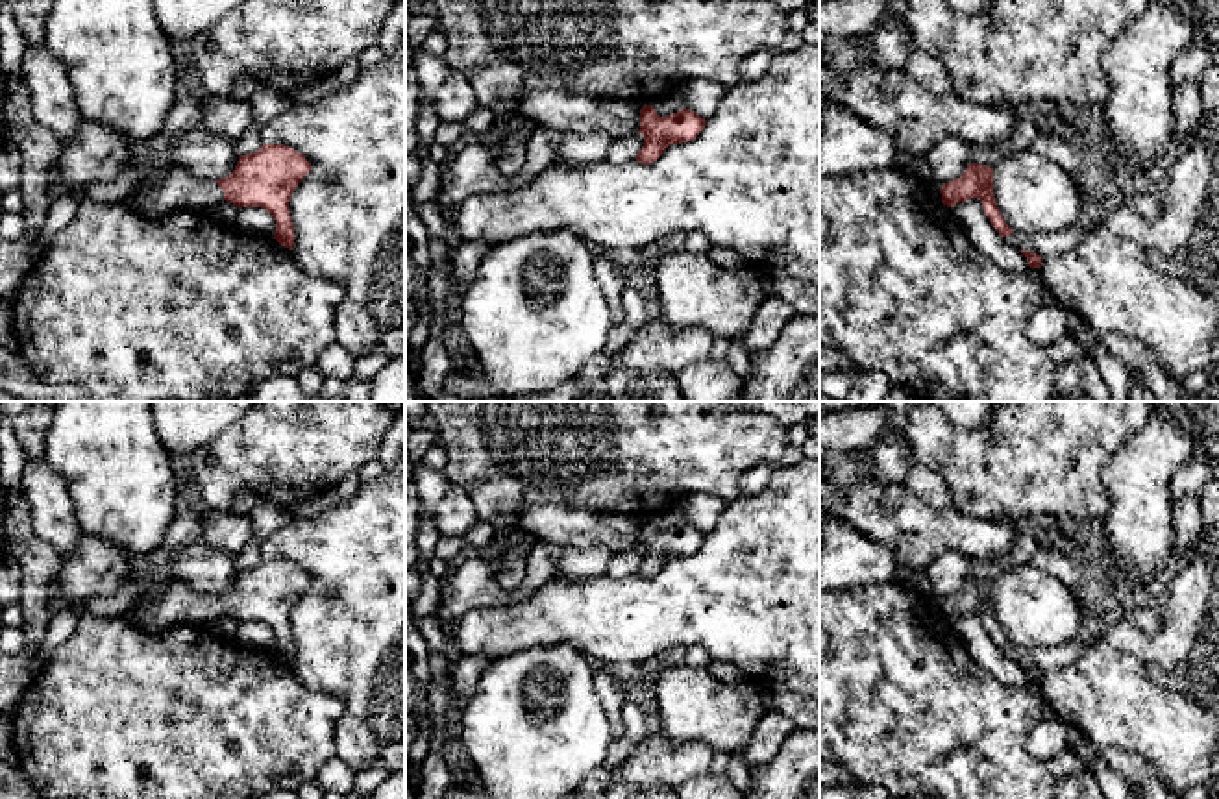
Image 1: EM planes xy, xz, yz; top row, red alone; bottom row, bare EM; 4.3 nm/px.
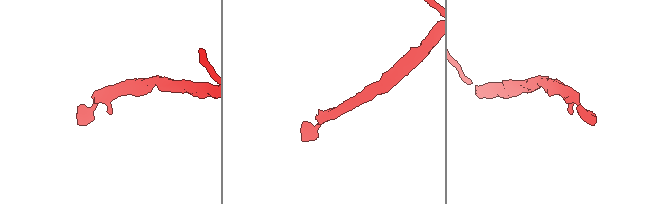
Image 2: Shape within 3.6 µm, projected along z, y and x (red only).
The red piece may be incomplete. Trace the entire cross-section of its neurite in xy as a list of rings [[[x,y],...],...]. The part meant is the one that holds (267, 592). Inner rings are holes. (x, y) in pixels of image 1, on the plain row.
[[[263,559],[257,566],[240,570],[228,592],[196,594],[181,583],[172,583],[161,596],[133,603],[128,614],[148,633],[181,623],[213,625],[224,616],[235,621],[263,621],[276,634],[274,653],[292,664],[289,616],[309,584],[311,577],[294,562]]]

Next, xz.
[[[533,505],[518,512],[514,523],[540,542],[564,547],[607,547],[612,553],[644,549],[636,575],[649,579],[671,559],[694,555],[707,535],[690,523],[660,531],[653,520],[638,522],[622,514],[564,505]]]

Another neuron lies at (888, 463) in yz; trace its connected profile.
[[[879,436],[875,444],[862,451],[869,459],[869,468],[879,481],[906,485],[912,457],[892,438]]]

